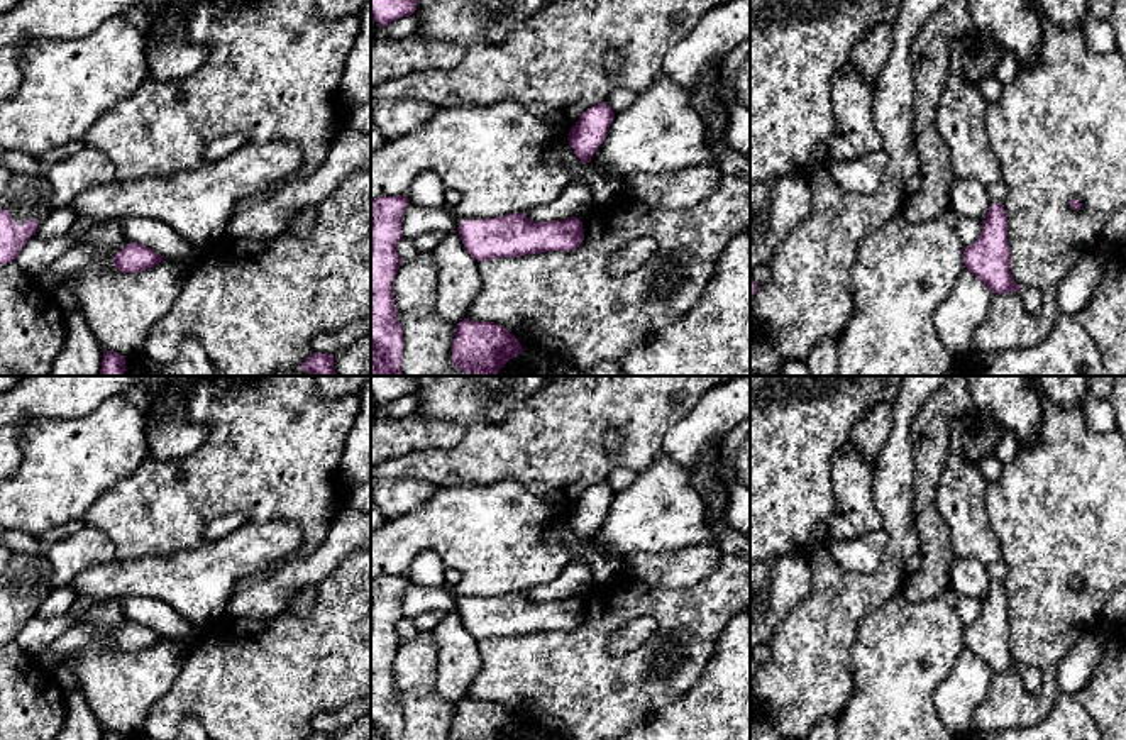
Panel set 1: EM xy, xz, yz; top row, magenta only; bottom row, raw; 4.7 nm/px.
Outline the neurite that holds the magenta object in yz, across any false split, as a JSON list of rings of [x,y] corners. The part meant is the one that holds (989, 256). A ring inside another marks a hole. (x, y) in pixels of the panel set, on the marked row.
[[[1002,203],[991,205],[982,220],[979,239],[963,251],[963,262],[992,293],[1019,293],[1021,286],[1014,283],[1009,271],[1011,247],[1007,242],[1007,213]]]

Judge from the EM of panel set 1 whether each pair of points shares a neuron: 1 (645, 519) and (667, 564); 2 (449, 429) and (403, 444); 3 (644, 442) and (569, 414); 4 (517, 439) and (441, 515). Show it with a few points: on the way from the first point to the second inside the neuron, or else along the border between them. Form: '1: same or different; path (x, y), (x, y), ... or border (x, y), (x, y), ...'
1: different; border (701, 544), (669, 552), (632, 552), (623, 557)
2: same; path (437, 434), (415, 434)
3: same; path (635, 420), (629, 414), (591, 414)
4: different; border (508, 480), (485, 486), (441, 488)

